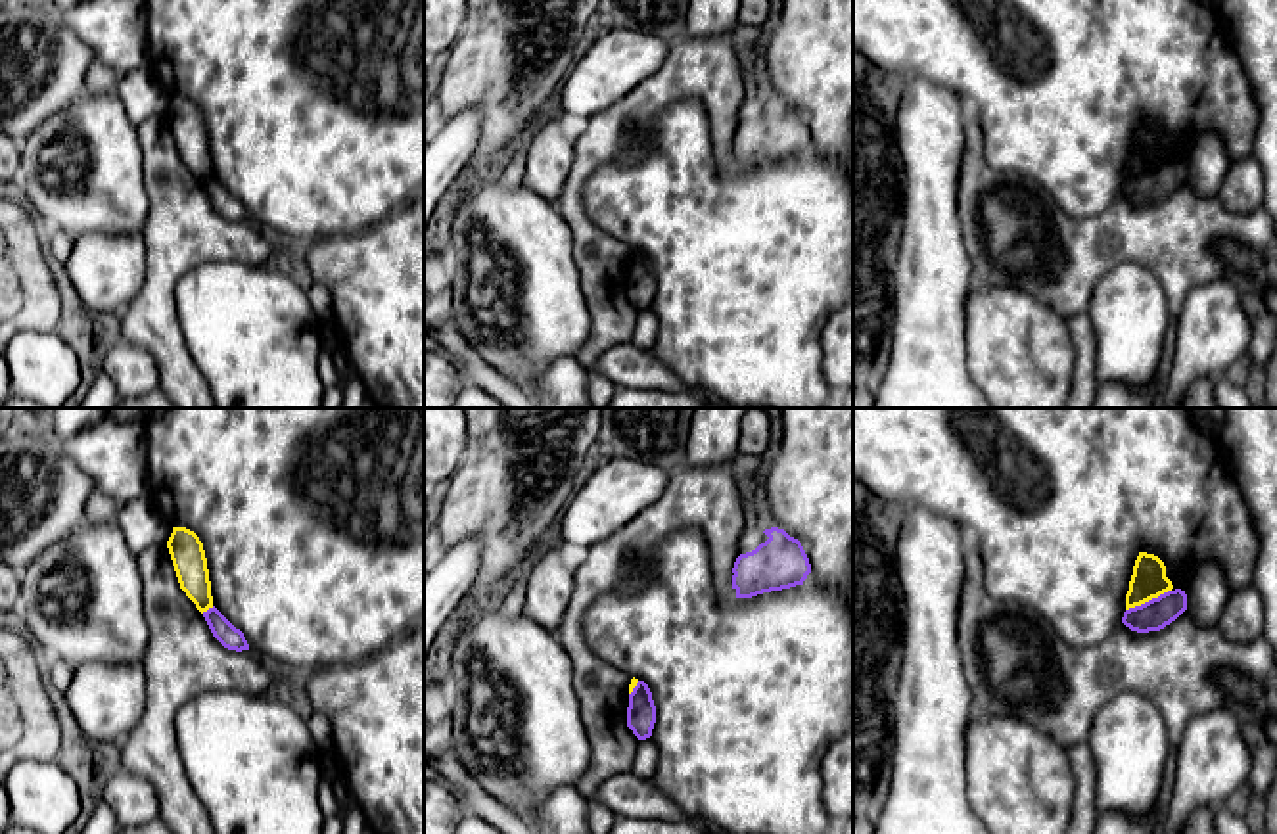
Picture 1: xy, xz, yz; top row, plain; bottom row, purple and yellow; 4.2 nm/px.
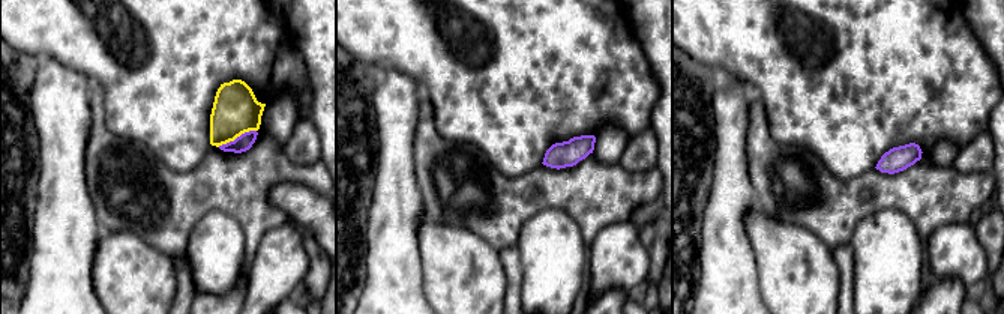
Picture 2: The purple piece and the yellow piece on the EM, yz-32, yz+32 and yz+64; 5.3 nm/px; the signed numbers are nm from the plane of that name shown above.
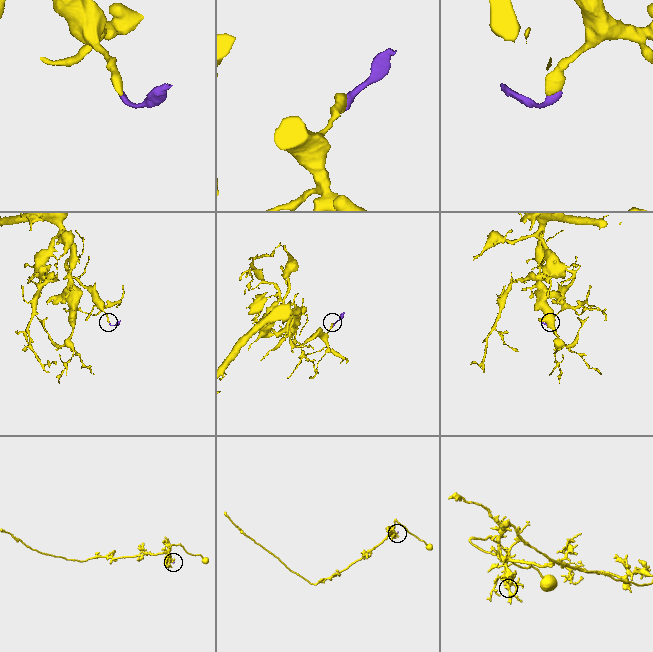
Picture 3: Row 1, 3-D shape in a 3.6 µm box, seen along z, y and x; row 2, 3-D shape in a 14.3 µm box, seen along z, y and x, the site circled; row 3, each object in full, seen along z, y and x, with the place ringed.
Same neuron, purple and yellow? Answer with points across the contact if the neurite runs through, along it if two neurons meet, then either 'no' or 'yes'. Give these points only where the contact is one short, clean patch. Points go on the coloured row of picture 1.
border yz (1170, 589), (1126, 610); no

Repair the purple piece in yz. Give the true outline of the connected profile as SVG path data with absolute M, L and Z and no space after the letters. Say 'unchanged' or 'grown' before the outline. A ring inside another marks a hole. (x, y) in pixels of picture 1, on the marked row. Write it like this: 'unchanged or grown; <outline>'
unchanged; M1181 589L1168 591L1141 606L1124 612L1122 623L1137 633L1160 631L1187 610L1187 594Z

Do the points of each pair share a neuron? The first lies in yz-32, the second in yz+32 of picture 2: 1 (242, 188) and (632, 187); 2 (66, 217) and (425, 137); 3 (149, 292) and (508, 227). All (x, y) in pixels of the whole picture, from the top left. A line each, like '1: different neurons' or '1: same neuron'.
1: same neuron
2: different neurons
3: different neurons

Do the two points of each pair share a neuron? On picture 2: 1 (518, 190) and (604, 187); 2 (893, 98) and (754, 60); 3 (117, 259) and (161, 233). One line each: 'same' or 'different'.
1: same
2: same
3: different

